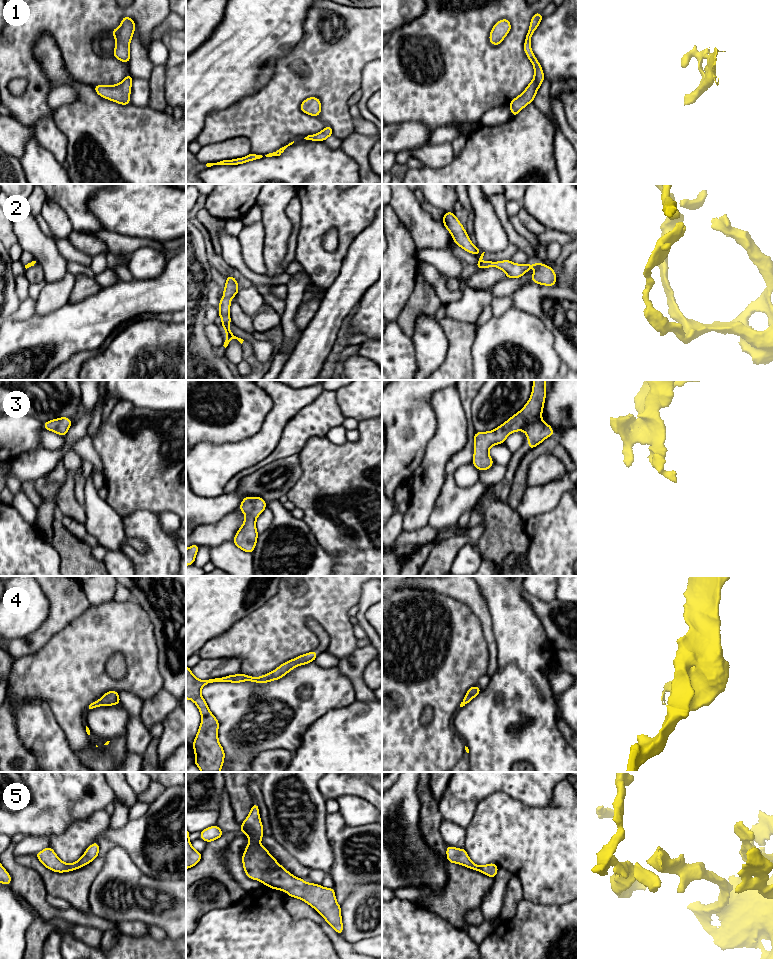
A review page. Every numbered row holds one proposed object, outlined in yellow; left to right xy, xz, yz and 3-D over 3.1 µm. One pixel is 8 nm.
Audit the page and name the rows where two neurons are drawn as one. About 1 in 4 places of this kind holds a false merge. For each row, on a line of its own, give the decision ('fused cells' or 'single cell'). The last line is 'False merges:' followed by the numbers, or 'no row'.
1: single cell
2: single cell
3: single cell
4: single cell
5: single cell
False merges: no row

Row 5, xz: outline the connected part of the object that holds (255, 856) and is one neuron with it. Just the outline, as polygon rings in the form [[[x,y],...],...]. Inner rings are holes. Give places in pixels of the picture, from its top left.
[[[256,802],[241,824],[240,833],[245,833],[249,838],[249,844],[242,855],[247,877],[261,881],[272,889],[285,891],[288,896],[306,902],[322,915],[339,935],[342,935],[341,906],[336,901],[334,889],[307,883],[293,876],[260,844],[264,832]]]

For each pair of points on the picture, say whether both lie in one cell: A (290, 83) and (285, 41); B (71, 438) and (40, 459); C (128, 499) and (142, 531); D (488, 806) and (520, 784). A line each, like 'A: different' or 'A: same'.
A: different
B: same
C: different
D: different

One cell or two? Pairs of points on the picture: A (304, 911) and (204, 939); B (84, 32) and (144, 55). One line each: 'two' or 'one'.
A: two
B: two

